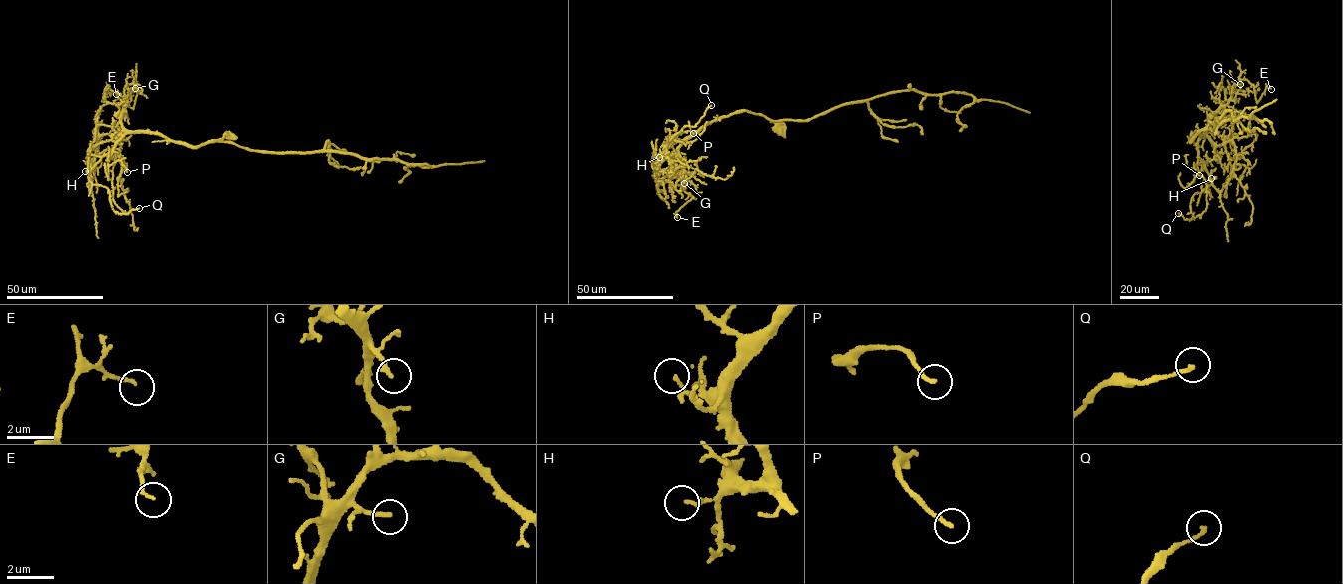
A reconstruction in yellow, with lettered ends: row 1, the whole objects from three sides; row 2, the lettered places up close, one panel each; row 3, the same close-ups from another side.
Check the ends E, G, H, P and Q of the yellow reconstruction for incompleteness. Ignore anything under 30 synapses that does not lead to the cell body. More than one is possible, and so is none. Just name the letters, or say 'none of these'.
none of these

